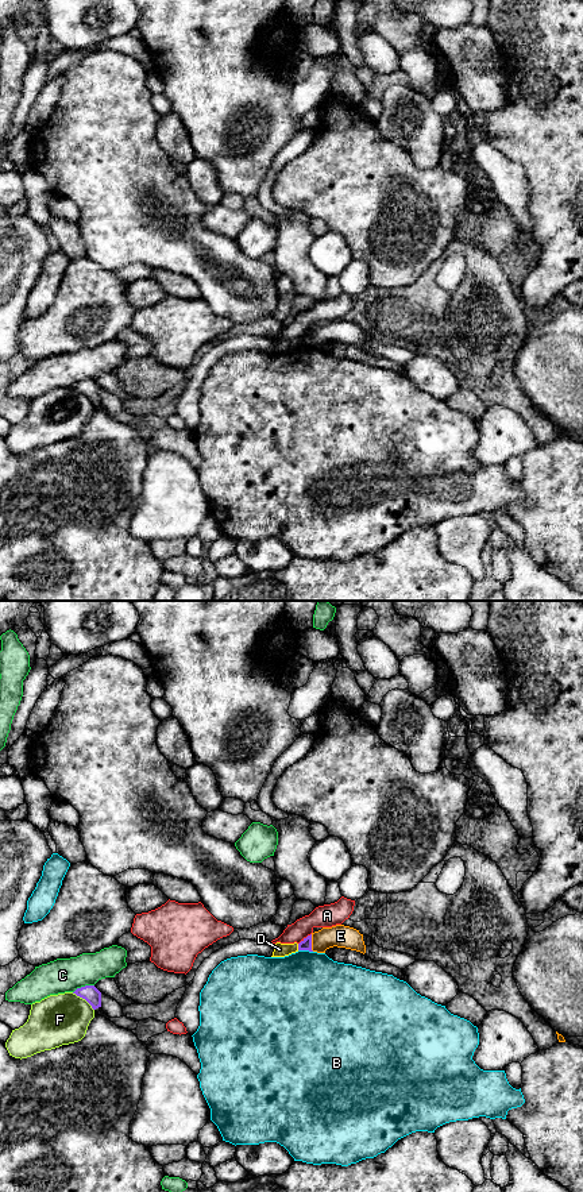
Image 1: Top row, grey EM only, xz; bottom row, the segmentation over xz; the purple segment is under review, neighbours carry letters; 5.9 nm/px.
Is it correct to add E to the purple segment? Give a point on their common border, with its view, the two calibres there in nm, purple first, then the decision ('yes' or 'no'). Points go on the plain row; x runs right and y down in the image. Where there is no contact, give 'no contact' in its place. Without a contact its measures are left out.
contact xz (311, 338); calibres 60 and 140 nm; no

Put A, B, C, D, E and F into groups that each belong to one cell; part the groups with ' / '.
A / B / C / D / E / F

